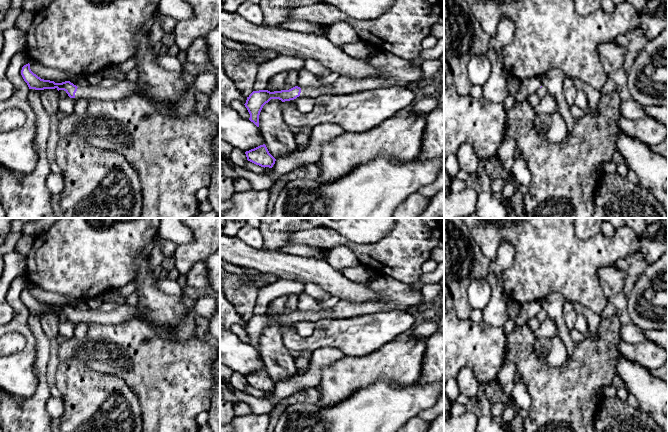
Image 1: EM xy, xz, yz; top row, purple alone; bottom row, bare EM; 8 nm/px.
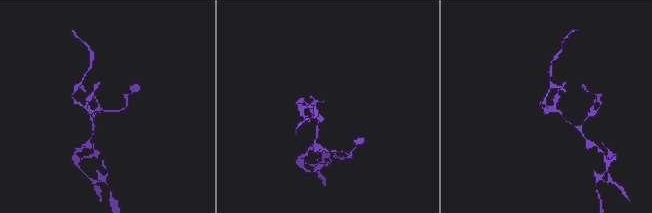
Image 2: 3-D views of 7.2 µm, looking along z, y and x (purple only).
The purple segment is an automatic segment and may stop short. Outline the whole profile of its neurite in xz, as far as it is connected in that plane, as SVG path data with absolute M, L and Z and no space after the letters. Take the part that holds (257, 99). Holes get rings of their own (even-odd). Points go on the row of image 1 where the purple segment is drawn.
M381 50L376 56L369 58L368 62L381 72L382 75L368 78L354 78L341 75L335 83L319 88L303 89L295 86L289 90L274 92L268 90L253 91L247 97L244 104L250 114L249 120L259 127L260 112L263 106L271 99L279 99L285 102L304 95L315 99L324 94L345 95L386 86L405 86L411 83L423 83L421 67L413 66L409 60L405 60L393 53Z

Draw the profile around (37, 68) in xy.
M30 61L29 64L30 64L31 71L34 74L36 74L38 77L40 77L41 79L44 79L44 80L50 80L50 81L60 80L63 82L65 82L65 81L71 82L75 78L84 78L84 77L73 76L70 73L66 73L61 70L45 67L44 65L42 65L39 62Z

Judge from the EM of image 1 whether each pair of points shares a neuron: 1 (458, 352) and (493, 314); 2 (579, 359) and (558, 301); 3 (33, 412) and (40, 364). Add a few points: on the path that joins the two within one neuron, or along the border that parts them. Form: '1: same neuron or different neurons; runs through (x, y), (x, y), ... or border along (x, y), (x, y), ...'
1: different neurons; border along (482, 321), (502, 328)
2: different neurons; border along (574, 343), (572, 354), (568, 358)
3: same neuron; runs through (38, 400), (41, 396), (41, 376)

